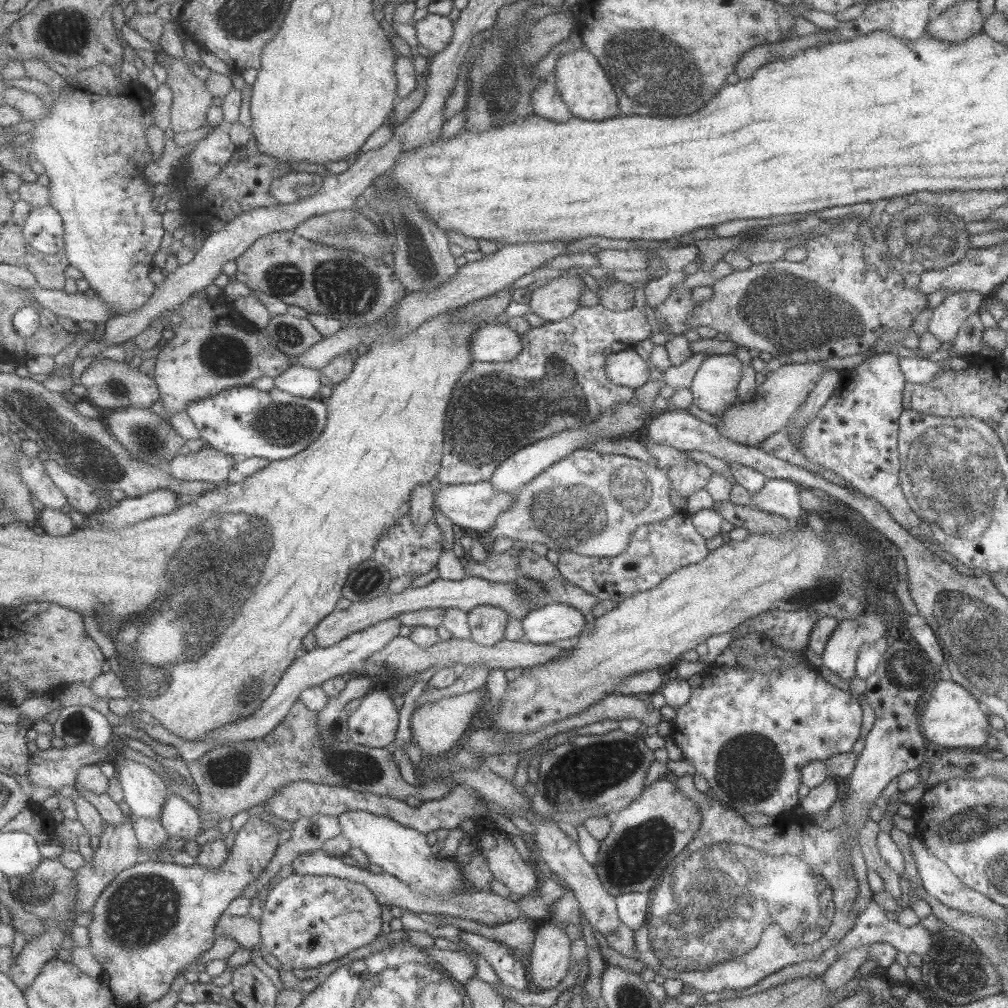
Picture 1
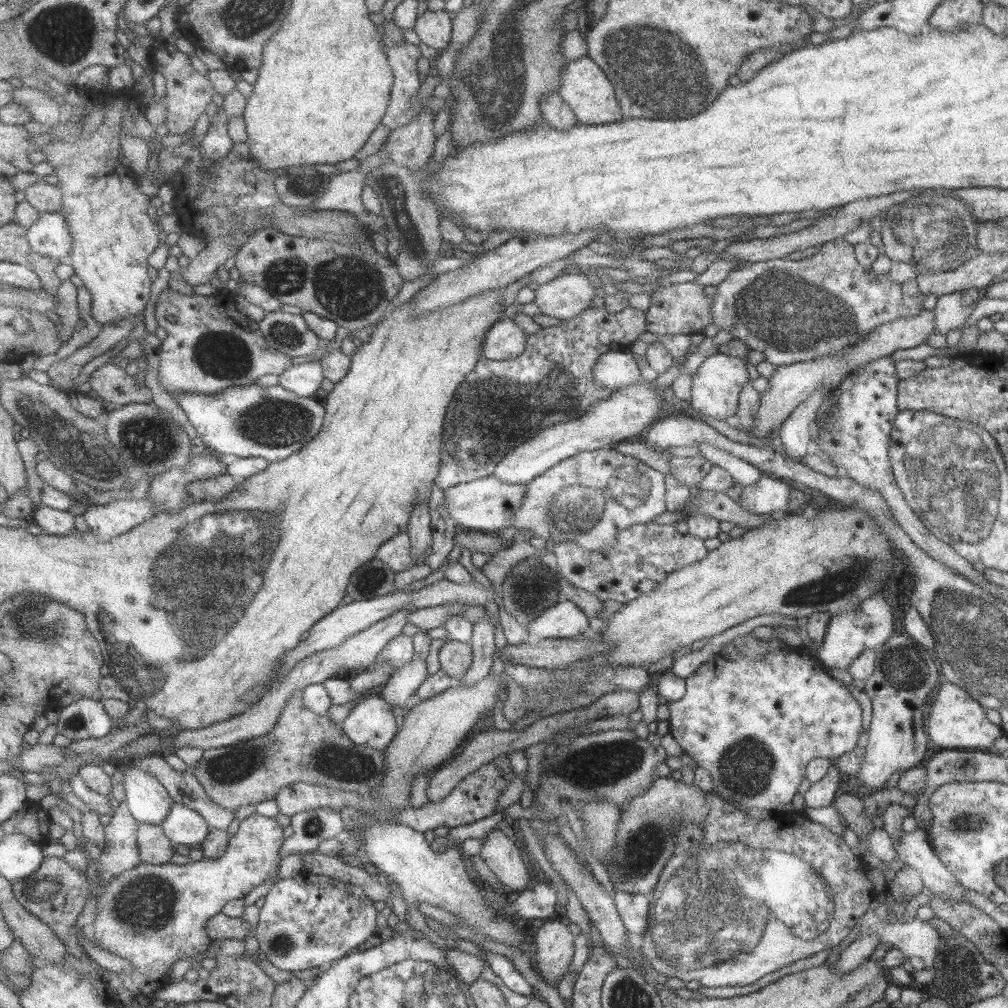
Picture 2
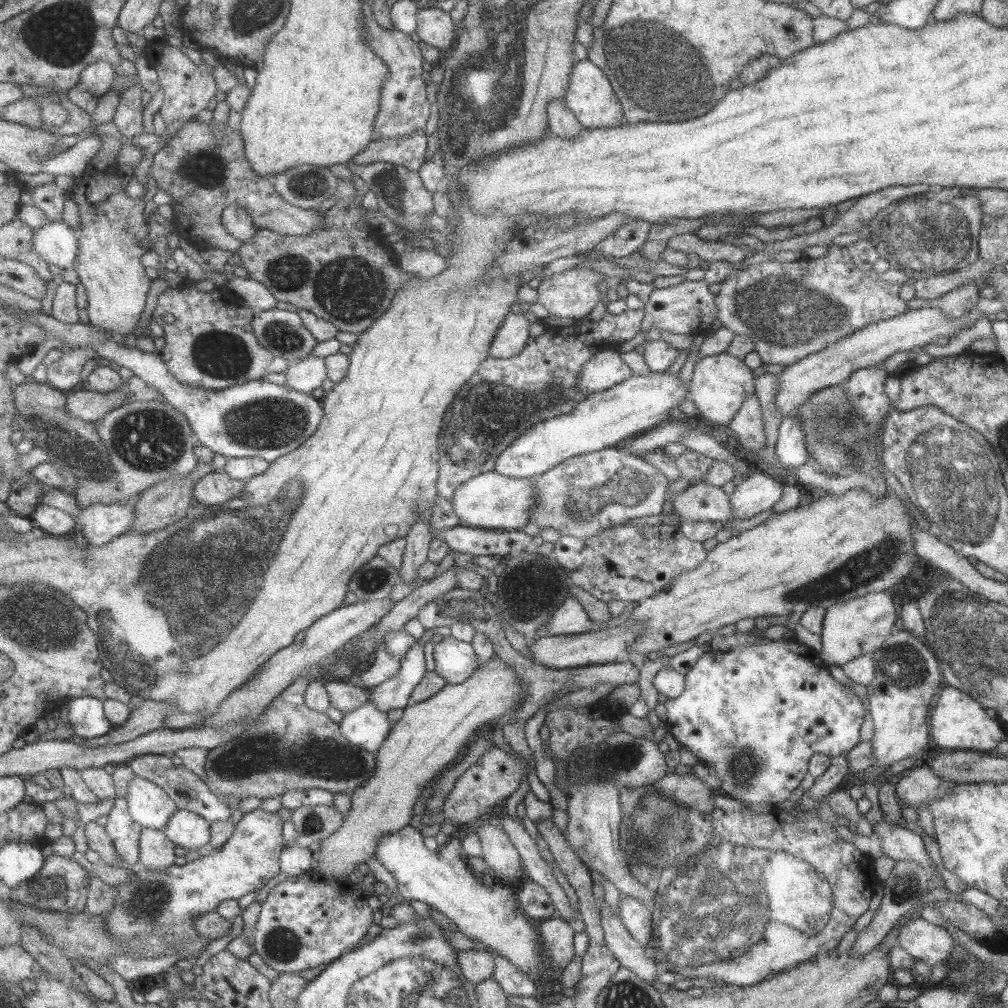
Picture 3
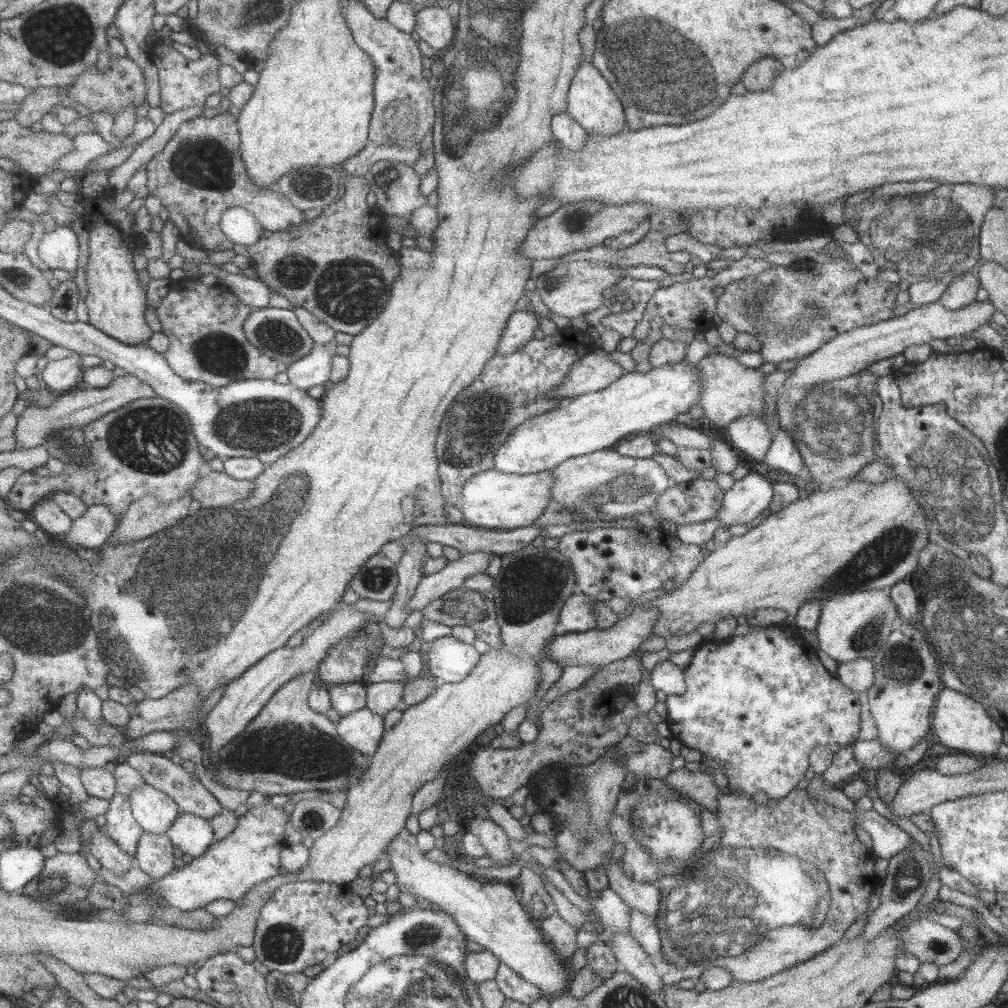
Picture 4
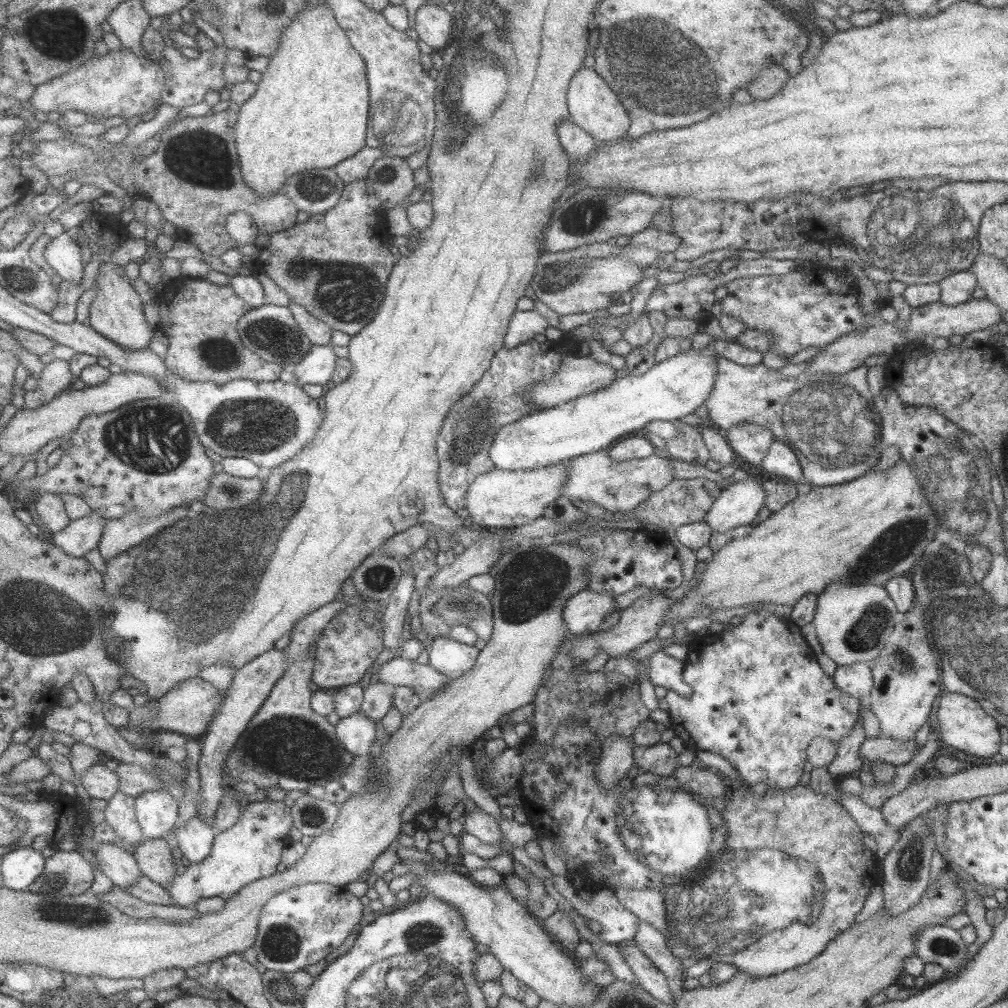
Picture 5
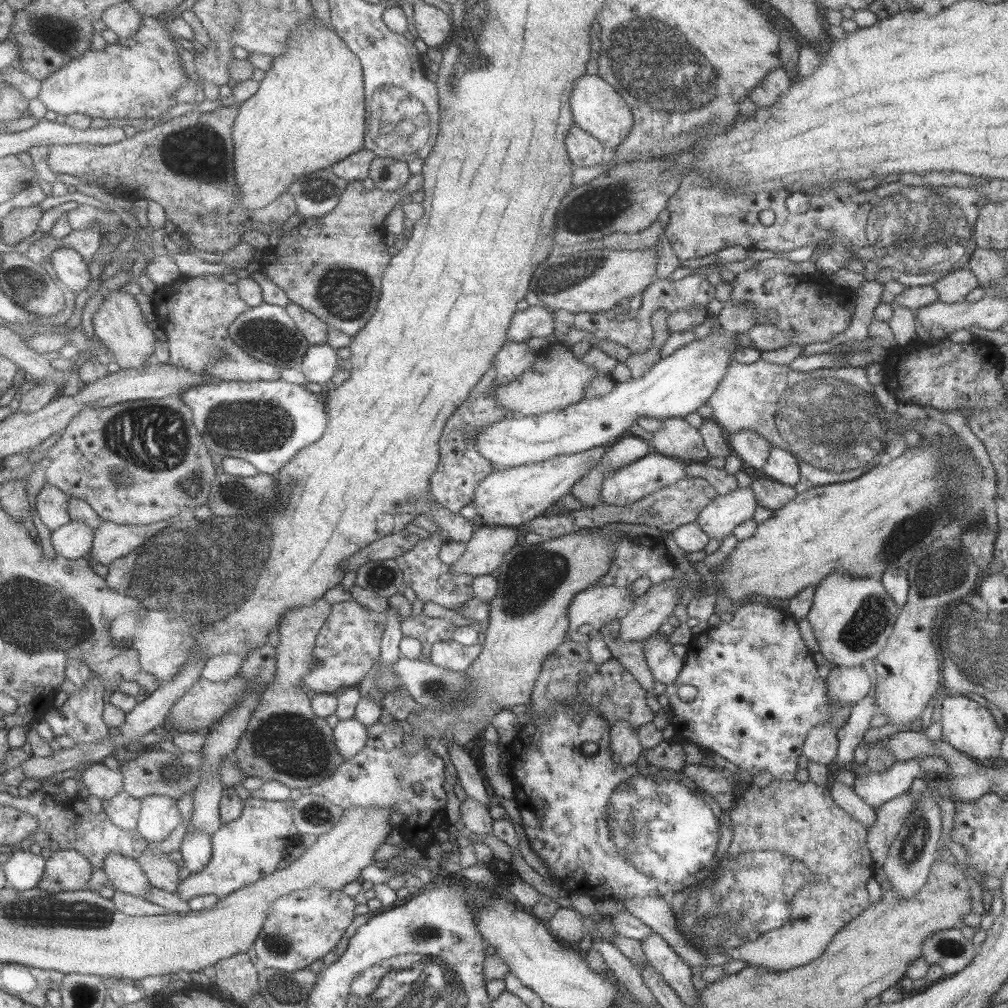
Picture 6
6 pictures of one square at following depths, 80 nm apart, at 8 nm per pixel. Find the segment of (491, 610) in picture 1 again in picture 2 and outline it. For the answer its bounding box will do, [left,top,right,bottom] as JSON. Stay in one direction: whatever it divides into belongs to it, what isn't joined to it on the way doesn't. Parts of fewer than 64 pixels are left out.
[453,615,495,686]

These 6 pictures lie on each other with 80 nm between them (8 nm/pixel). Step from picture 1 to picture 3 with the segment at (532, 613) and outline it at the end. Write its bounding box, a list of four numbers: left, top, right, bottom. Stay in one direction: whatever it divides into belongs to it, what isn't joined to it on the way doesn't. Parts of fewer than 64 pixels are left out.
[540,594,595,636]

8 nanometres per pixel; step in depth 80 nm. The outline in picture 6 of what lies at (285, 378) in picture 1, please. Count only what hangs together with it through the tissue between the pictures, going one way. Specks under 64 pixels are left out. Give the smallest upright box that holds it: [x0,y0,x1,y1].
[299,343,337,388]

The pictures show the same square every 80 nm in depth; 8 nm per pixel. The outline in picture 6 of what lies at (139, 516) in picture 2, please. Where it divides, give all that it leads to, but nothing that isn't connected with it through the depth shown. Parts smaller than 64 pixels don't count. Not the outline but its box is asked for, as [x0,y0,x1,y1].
[51,521,95,559]

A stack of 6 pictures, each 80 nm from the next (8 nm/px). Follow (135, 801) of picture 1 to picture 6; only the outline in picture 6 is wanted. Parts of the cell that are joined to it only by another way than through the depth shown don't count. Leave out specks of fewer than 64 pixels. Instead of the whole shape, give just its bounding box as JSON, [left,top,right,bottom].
[136,794,181,844]

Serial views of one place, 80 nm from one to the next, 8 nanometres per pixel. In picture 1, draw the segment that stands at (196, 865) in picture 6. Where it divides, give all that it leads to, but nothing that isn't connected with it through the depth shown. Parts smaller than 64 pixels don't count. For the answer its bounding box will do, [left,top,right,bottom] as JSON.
[158,793,202,841]

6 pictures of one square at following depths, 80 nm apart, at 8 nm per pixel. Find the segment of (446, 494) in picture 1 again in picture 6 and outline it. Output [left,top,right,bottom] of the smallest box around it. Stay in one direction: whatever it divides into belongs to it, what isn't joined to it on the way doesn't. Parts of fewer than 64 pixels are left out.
[473,446,606,528]

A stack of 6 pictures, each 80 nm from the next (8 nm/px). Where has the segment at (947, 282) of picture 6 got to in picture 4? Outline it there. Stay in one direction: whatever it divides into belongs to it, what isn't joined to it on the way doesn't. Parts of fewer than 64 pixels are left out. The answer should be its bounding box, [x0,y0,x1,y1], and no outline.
[937,271,980,310]

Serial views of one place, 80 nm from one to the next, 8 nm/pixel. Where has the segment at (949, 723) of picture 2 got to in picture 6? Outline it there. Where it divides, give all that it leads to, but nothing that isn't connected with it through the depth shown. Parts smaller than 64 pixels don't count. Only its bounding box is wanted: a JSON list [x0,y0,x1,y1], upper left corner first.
[940,694,1002,758]

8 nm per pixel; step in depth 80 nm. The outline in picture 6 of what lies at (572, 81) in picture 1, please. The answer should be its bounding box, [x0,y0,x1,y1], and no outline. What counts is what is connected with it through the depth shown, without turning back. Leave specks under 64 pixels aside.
[569,74,633,154]

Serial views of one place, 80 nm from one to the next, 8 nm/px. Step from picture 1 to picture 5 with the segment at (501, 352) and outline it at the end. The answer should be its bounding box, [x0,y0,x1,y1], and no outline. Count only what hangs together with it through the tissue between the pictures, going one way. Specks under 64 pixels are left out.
[503,309,549,348]

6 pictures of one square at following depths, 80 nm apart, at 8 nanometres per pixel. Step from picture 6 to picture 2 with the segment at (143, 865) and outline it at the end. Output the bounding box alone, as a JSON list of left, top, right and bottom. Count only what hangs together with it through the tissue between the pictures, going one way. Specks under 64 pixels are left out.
[137,822,176,864]

